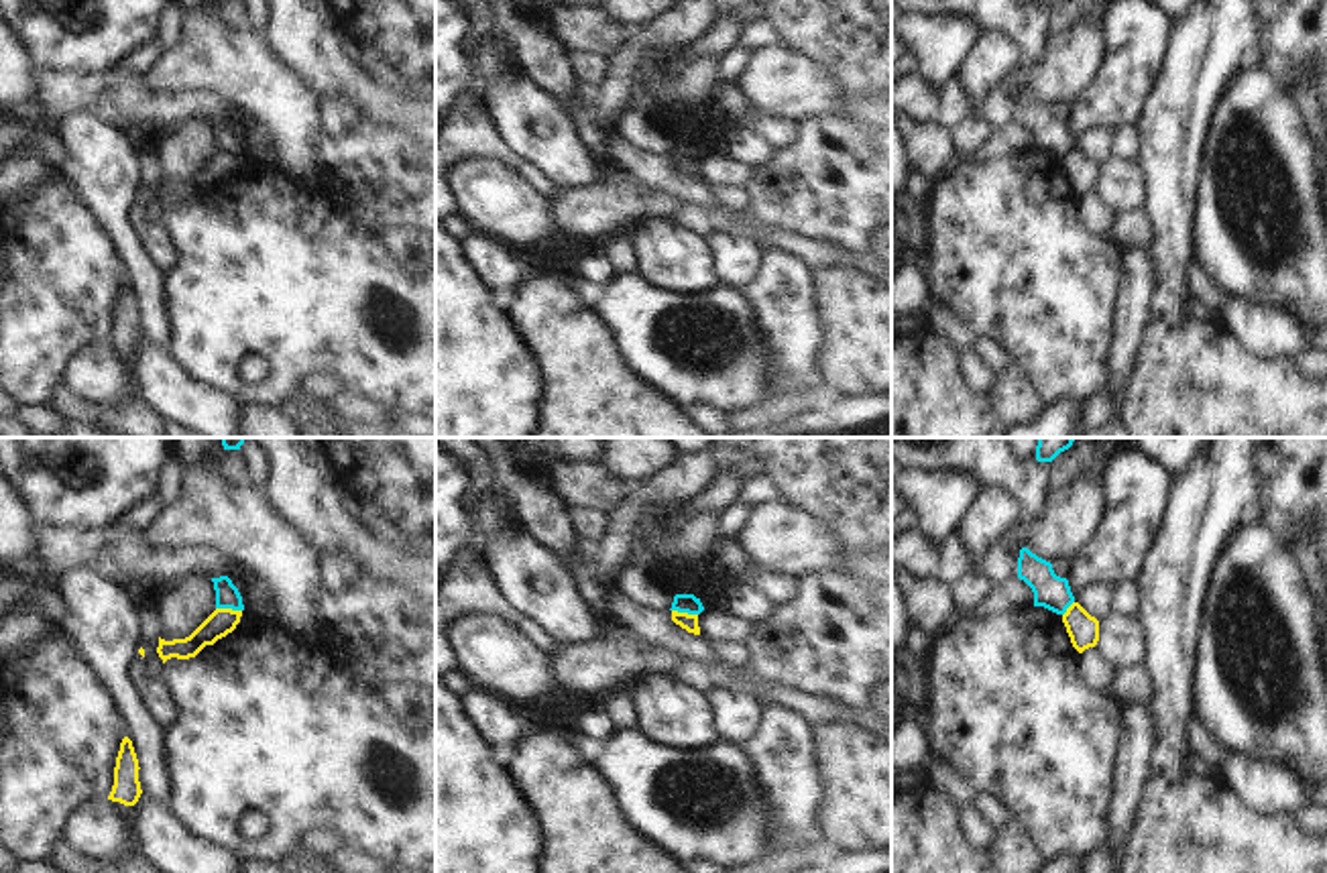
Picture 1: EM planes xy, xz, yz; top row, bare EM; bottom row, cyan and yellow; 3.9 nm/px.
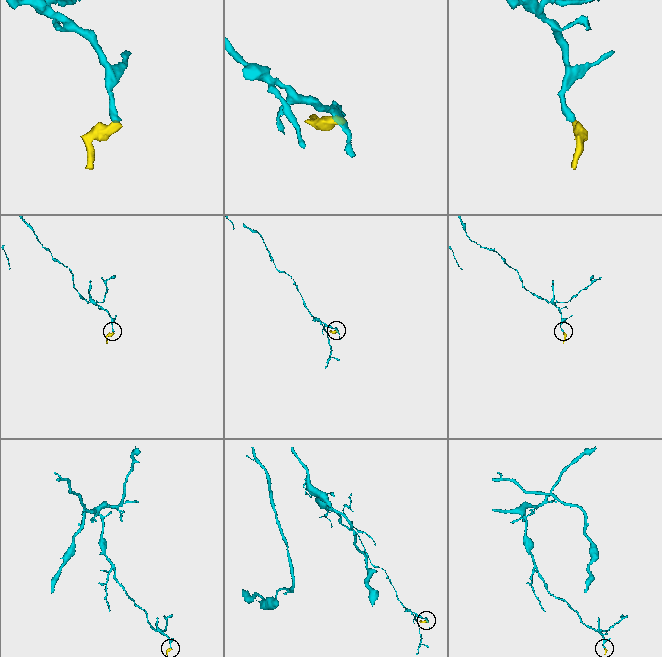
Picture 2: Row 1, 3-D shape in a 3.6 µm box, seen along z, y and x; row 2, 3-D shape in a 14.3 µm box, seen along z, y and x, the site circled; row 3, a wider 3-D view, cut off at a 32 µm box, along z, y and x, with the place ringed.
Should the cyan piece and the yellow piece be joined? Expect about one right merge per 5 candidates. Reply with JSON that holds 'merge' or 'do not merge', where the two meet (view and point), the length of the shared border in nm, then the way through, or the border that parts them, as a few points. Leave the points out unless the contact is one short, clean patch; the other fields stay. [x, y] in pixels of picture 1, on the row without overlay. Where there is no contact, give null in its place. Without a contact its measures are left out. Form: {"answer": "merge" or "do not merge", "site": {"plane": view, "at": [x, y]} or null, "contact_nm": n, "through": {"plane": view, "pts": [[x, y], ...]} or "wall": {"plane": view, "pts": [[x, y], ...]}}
{"answer": "do not merge", "site": {"plane": "xy", "at": [228, 151]}, "contact_nm": 110, "wall": {"plane": "xy", "pts": [[216, 151], [241, 155]]}}

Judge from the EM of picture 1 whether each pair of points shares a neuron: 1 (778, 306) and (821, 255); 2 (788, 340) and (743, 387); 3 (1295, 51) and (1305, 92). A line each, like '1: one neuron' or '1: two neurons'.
1: two neurons
2: two neurons
3: two neurons

